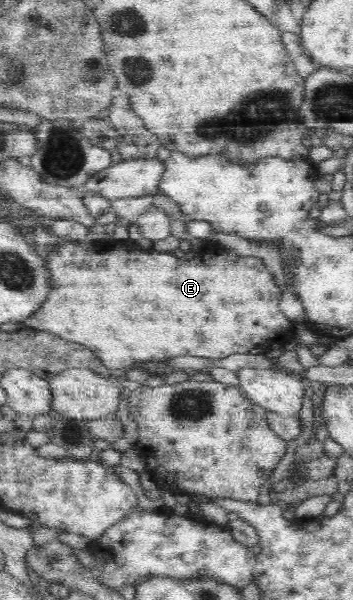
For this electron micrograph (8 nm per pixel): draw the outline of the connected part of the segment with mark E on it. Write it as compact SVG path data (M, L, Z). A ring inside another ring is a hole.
M61 241L44 259L53 288L23 324L97 350L96 357L111 370L129 368L133 360L165 361L175 356L227 358L239 353L261 355L277 336L293 328L293 321L279 309L282 291L267 266L258 257L239 256L230 249L215 254L209 264L200 261L193 264L175 258L171 252L142 250L129 242Z

